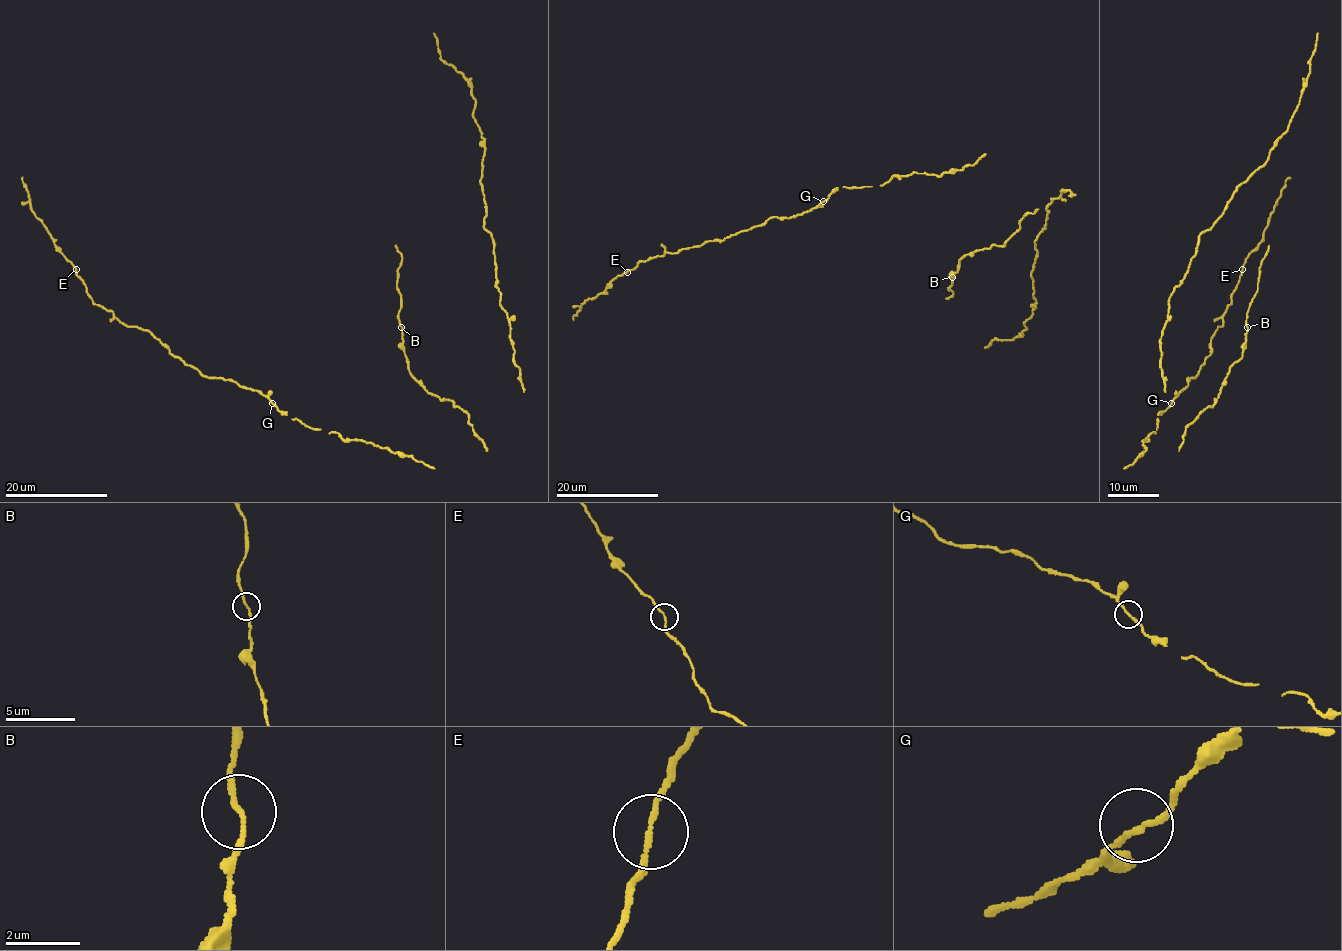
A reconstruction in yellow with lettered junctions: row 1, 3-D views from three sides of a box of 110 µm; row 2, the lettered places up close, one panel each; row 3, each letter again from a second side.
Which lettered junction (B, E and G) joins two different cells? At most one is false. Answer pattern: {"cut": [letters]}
{"cut": []}

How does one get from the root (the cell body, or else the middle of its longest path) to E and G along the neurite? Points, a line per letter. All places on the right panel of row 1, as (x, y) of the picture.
E: (1133, 463), (1158, 427), (1158, 414), (1211, 353), (1211, 337), (1223, 324), (1243, 269)
G: (1133, 463), (1146, 449), (1142, 441), (1158, 427), (1158, 414), (1171, 403)

